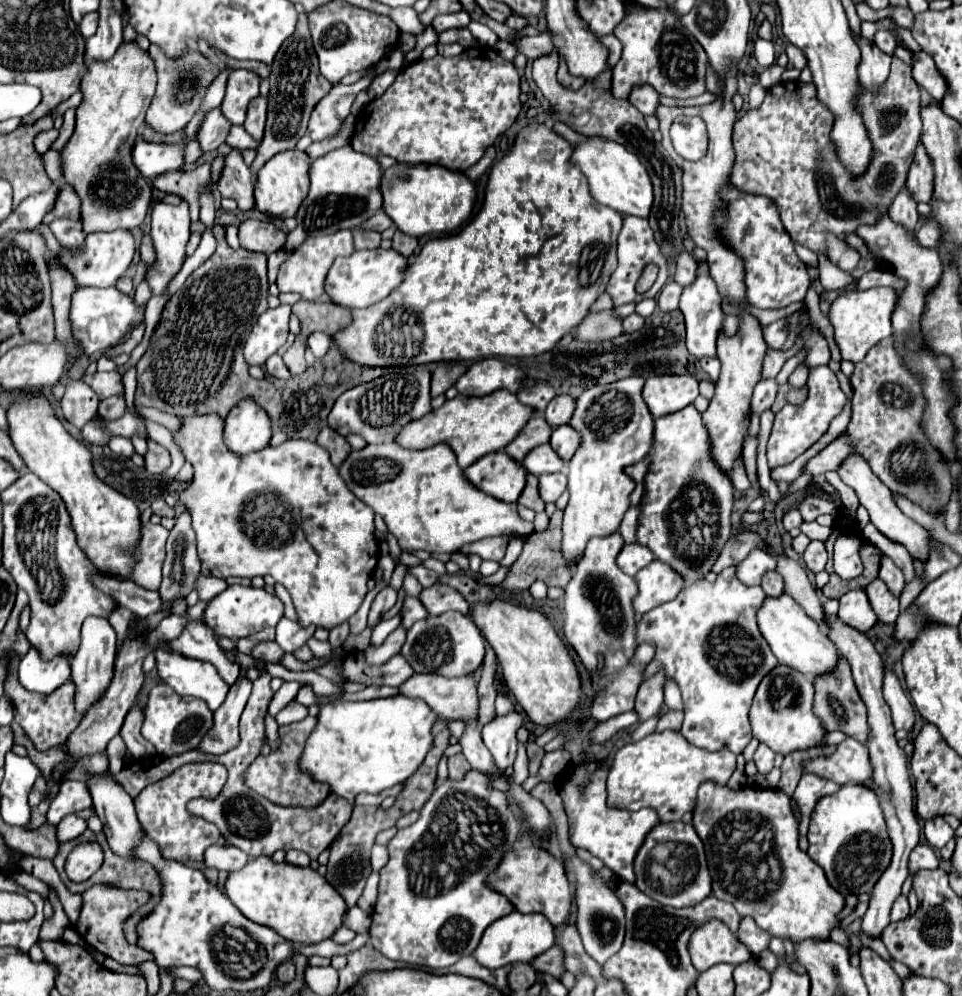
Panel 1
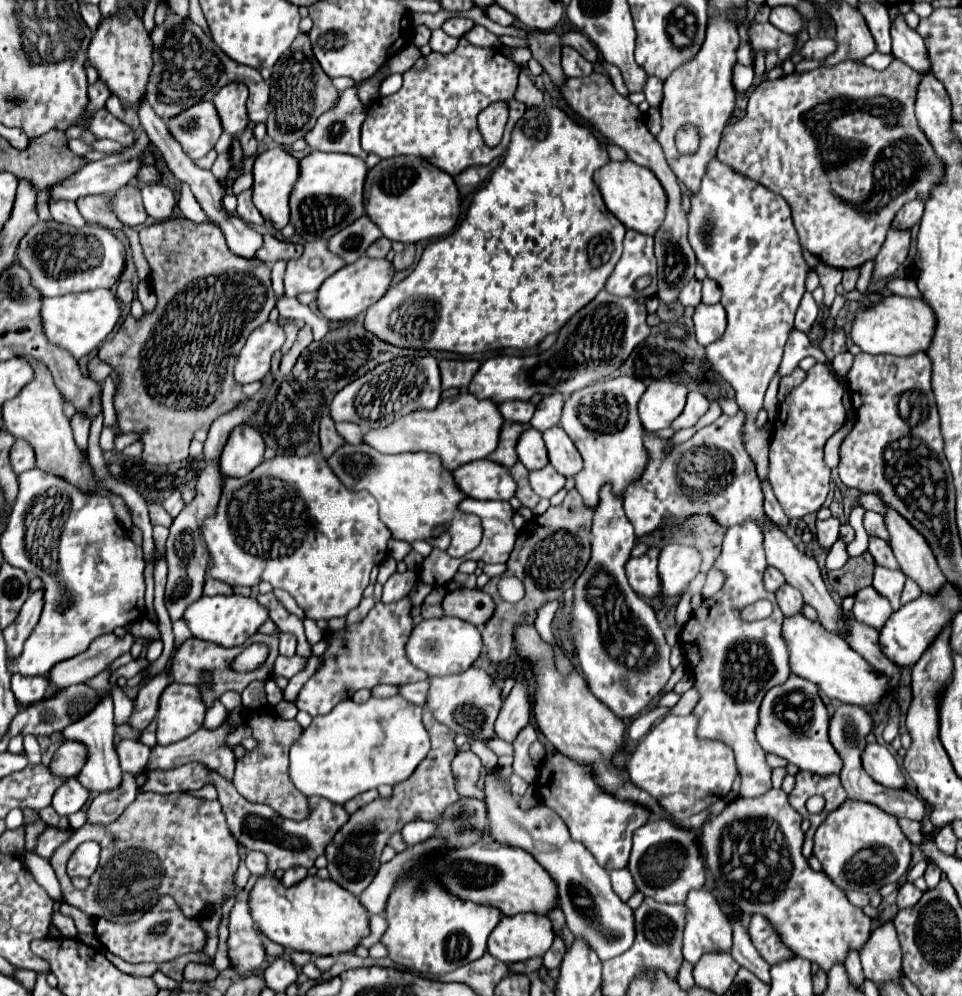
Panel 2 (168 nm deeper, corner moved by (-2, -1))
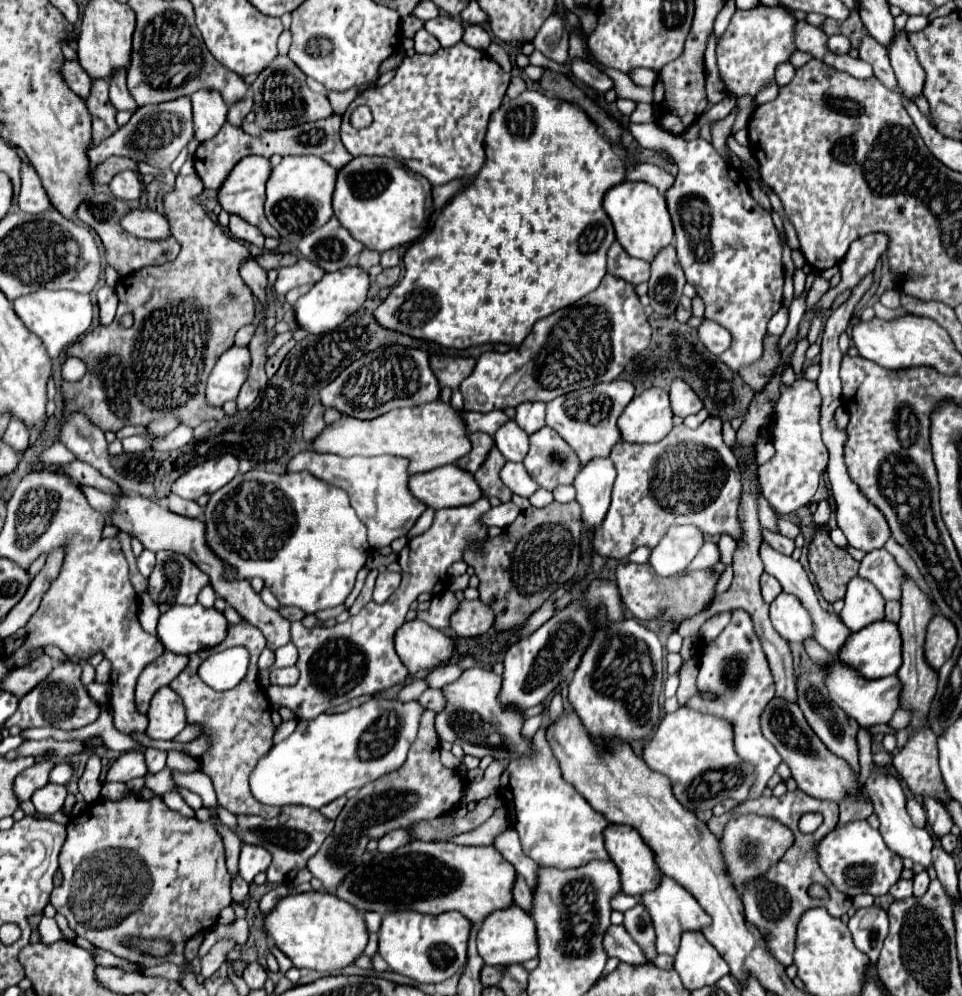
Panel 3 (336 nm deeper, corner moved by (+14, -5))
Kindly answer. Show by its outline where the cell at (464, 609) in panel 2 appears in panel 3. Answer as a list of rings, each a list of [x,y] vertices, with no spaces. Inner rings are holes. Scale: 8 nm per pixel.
[[[460,600],[450,628],[456,636],[480,636],[492,628],[494,612],[480,600]]]

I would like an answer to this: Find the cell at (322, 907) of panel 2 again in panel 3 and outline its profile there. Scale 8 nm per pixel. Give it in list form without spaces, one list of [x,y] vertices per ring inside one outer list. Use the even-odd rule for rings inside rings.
[[[330,892],[288,894],[272,912],[264,916],[264,932],[274,940],[296,968],[312,968],[318,972],[336,972],[354,962],[368,942],[368,930],[362,912],[356,912],[346,900],[338,900]]]

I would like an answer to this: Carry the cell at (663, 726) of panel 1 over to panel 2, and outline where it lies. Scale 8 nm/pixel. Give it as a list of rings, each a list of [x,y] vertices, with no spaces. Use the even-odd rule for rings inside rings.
[[[690,688],[688,692],[682,694],[680,702],[672,708],[670,714],[676,714],[676,716],[684,716],[684,714],[690,714],[694,710],[694,706],[698,704],[698,690],[696,688]]]

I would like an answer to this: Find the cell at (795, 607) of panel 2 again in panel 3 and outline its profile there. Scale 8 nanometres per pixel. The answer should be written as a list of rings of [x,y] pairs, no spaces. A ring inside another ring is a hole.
[[[782,592],[770,604],[770,620],[776,632],[788,642],[802,642],[812,636],[812,620],[802,608],[800,600],[792,594]]]

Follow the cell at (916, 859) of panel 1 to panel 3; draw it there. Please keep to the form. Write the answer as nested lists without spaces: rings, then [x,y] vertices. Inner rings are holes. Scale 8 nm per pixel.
[[[920,872],[914,876],[914,896],[922,896],[926,892],[930,884],[930,878],[928,878],[928,872]]]

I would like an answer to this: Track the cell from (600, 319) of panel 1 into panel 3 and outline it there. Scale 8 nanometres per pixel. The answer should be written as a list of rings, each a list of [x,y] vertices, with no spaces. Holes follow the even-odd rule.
[[[606,274],[602,284],[576,304],[540,320],[528,340],[506,354],[484,352],[472,374],[460,384],[464,412],[490,412],[522,402],[550,402],[572,390],[612,382],[626,362],[650,344],[650,324],[634,294],[634,286]],[[514,378],[514,390],[504,392],[504,382]]]

